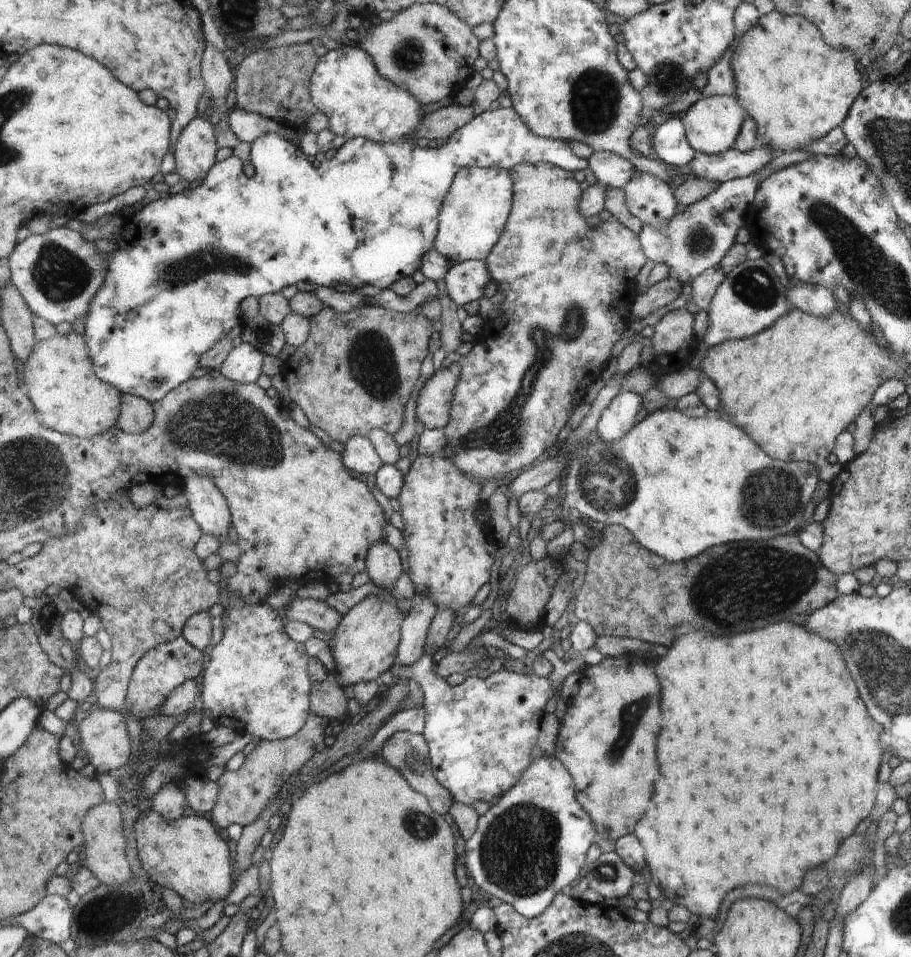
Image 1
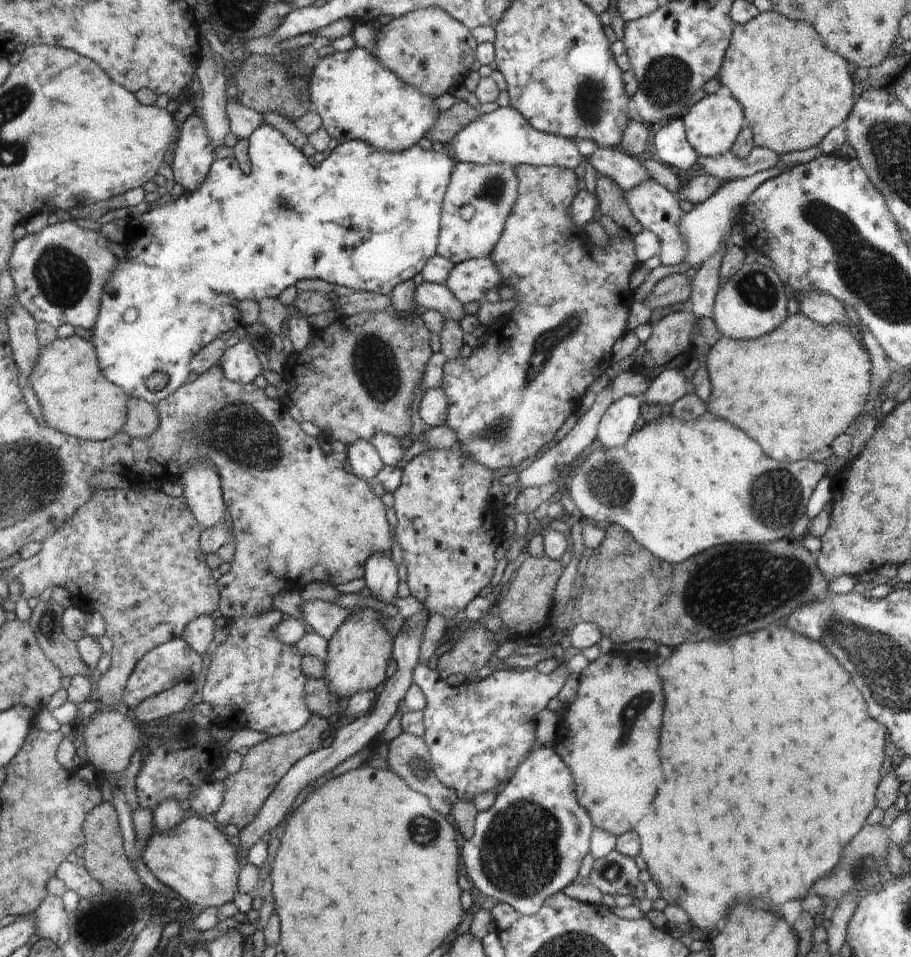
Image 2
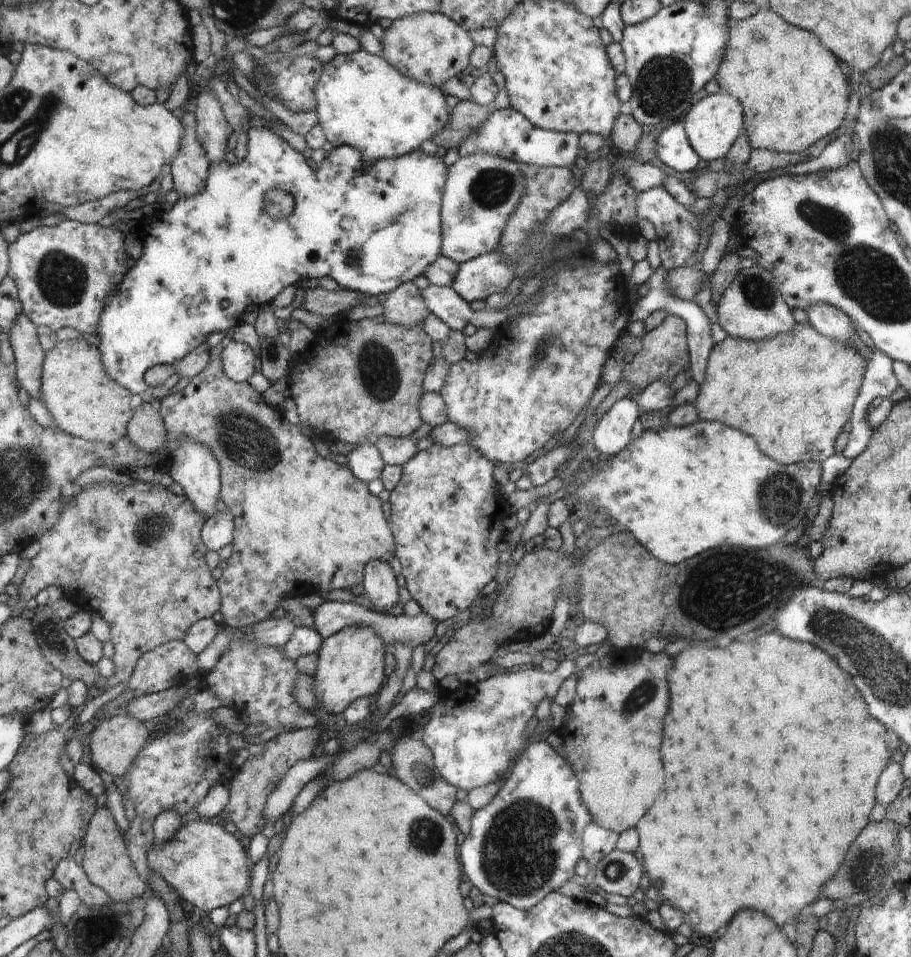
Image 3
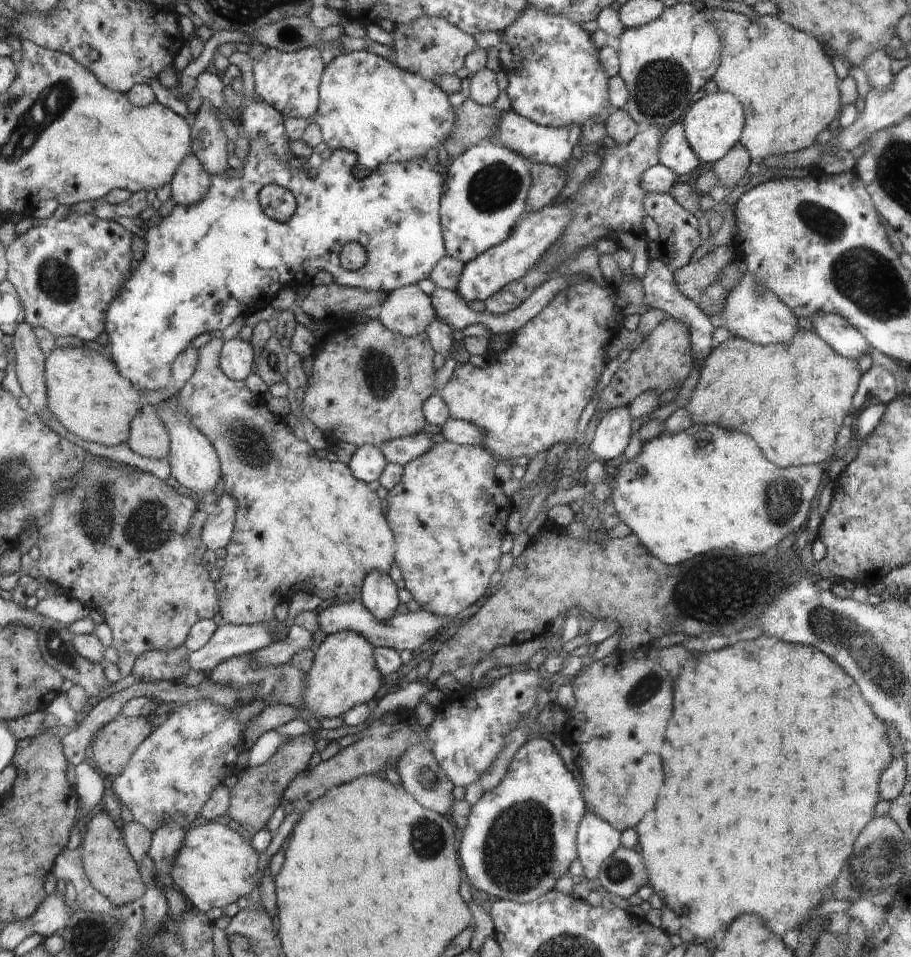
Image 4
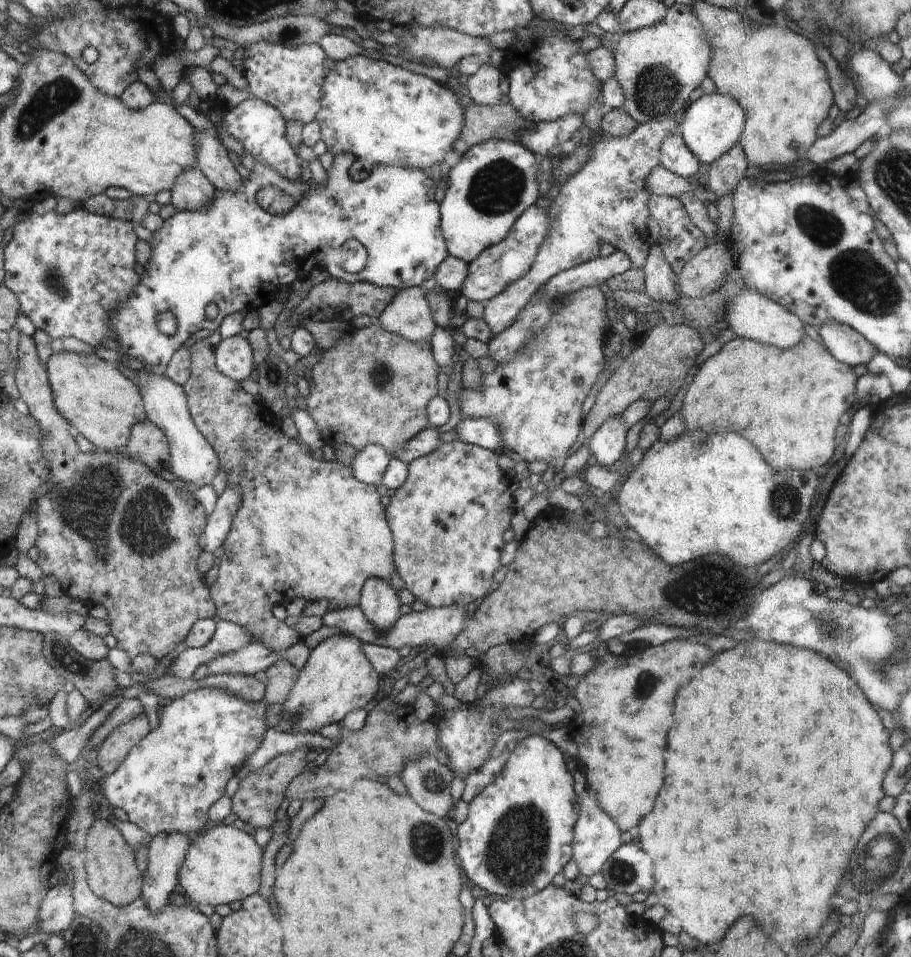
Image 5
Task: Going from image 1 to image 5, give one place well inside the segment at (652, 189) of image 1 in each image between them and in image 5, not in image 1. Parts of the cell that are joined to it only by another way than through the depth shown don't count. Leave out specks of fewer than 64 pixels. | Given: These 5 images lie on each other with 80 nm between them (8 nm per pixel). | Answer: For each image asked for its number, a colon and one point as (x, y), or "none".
2: (657, 209)
3: (678, 233)
4: (679, 237)
5: (680, 239)

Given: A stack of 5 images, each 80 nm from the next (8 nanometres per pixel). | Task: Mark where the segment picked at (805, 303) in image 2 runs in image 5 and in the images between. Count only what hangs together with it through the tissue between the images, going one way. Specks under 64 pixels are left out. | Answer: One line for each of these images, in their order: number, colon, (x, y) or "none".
3: (830, 321)
4: (836, 331)
5: (843, 341)

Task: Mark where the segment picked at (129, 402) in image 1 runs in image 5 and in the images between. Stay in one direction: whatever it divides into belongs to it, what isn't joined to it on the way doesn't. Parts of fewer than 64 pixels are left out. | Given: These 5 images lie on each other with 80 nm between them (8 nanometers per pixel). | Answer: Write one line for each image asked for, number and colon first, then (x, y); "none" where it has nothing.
2: (142, 417)
3: (146, 429)
4: (148, 435)
5: (148, 444)

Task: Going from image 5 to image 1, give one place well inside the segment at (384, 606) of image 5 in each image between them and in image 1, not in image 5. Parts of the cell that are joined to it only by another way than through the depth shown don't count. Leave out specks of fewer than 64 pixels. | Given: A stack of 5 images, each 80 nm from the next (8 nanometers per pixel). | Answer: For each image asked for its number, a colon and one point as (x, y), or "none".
1: (384, 566)
2: (382, 578)
3: (379, 582)
4: (379, 594)

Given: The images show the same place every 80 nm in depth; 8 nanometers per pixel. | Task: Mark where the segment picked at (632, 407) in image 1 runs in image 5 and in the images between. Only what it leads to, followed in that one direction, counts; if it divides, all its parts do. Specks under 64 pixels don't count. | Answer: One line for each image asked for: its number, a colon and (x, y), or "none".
2: (616, 426)
3: (613, 433)
4: (609, 439)
5: (607, 444)

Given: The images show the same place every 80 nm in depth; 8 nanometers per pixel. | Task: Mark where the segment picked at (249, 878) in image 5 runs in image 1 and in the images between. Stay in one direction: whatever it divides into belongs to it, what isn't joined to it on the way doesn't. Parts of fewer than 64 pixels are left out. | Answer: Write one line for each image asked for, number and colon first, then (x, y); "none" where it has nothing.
1: (187, 855)
2: (195, 860)
3: (207, 866)
4: (215, 866)

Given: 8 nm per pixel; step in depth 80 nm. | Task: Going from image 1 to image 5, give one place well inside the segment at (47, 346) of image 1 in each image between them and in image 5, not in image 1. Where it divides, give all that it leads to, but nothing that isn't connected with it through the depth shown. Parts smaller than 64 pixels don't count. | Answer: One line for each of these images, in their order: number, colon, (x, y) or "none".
2: (76, 398)
3: (84, 400)
4: (85, 392)
5: (98, 401)

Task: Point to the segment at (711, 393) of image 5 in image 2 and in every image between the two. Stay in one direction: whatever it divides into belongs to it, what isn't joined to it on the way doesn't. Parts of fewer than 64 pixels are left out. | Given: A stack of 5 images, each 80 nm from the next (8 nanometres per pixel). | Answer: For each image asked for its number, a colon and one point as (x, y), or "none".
2: (795, 389)
3: (795, 393)
4: (796, 396)

